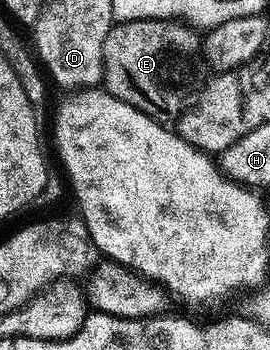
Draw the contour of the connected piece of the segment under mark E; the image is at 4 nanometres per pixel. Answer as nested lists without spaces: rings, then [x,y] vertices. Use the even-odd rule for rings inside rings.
[[[118,21],[108,31],[108,39],[104,39],[104,88],[116,99],[144,111],[144,115],[169,122],[169,117],[177,118],[187,104],[186,88],[194,81],[198,69],[194,56],[197,58],[199,53],[199,34],[181,21]]]

